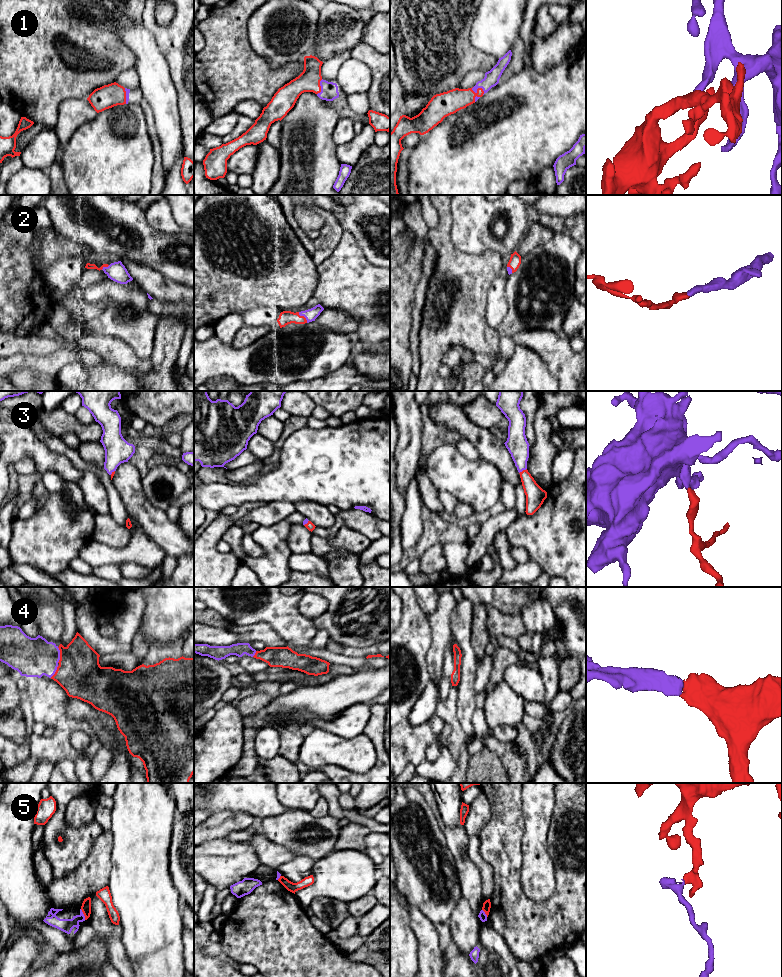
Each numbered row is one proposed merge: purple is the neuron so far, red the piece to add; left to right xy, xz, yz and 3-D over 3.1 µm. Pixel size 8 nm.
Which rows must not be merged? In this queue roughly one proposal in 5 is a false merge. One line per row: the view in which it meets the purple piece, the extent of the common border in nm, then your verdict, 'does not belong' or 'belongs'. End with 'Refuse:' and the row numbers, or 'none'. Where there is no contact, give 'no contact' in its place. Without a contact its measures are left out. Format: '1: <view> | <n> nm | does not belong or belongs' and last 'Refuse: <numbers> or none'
1: yz | 120 nm | belongs
2: xz | 120 nm | belongs
3: yz | 80 nm | belongs
4: xy | 130 nm | belongs
5: xy | 100 nm | does not belong
Refuse: 5

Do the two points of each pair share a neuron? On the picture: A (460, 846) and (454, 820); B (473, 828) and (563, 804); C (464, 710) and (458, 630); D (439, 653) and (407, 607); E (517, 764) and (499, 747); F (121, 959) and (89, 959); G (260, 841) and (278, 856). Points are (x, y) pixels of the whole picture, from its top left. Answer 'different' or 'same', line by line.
A: different
B: different
C: same
D: different
E: same
F: different
G: same

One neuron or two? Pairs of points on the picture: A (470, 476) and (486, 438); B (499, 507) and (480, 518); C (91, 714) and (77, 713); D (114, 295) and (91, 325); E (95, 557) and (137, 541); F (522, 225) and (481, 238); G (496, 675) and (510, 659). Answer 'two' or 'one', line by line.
A: two
B: one
C: one
D: one
E: one
F: one
G: one

